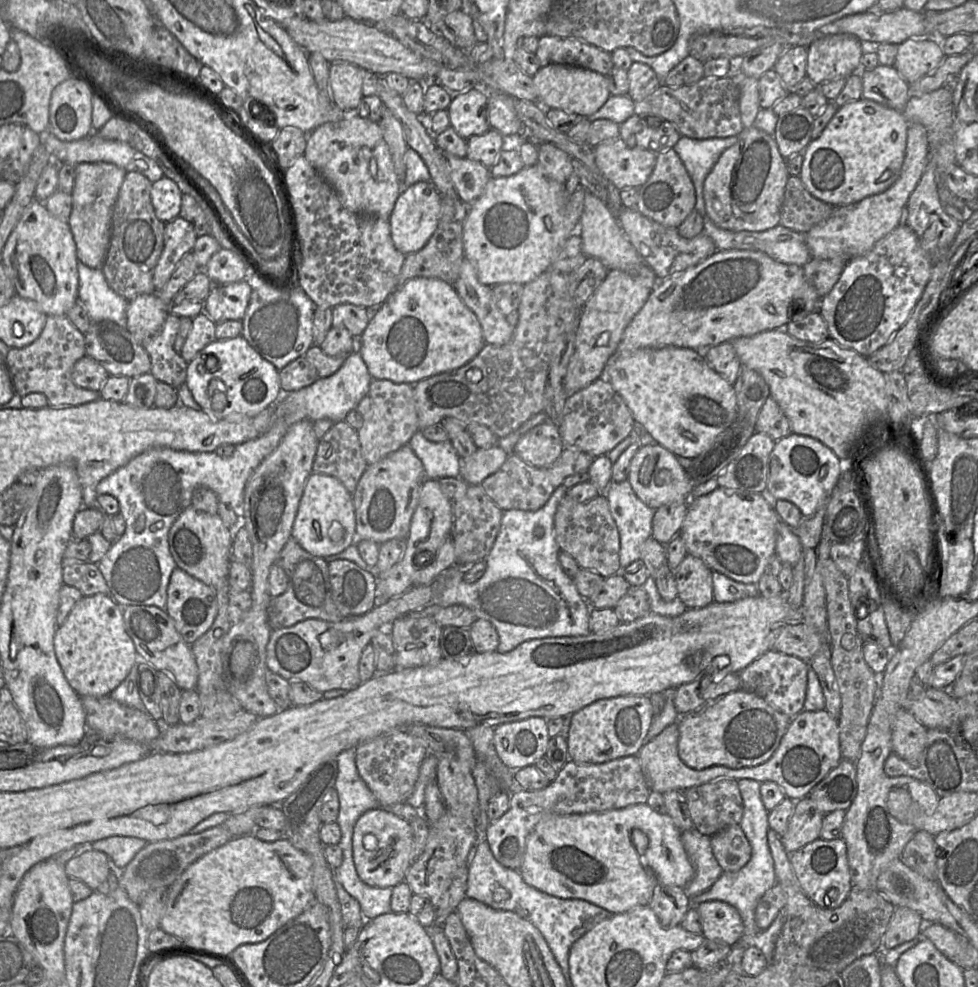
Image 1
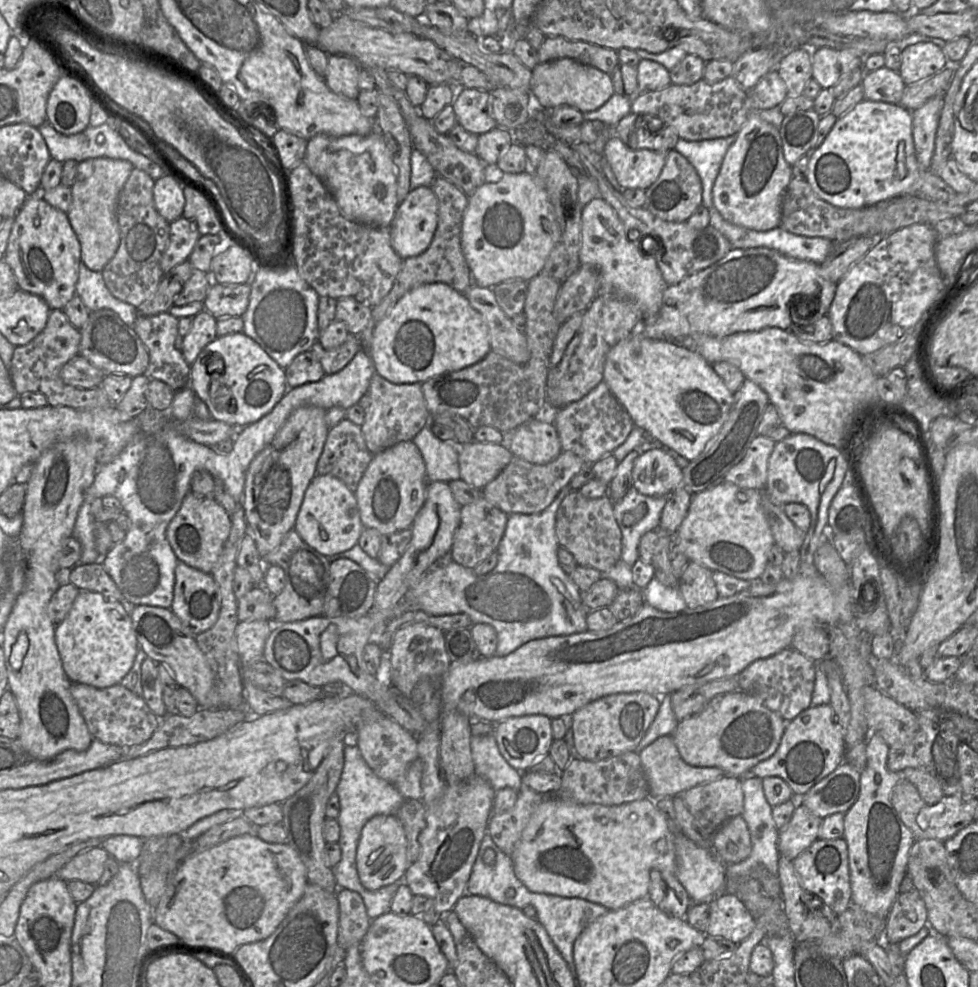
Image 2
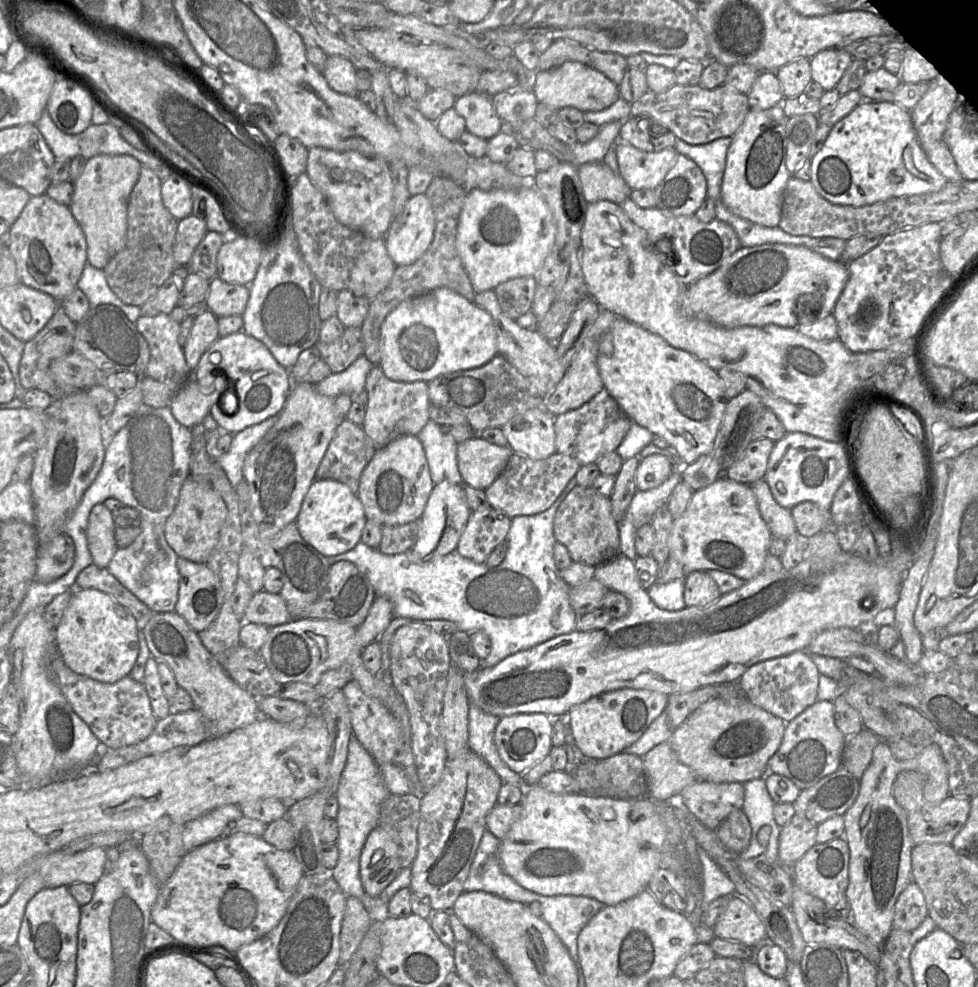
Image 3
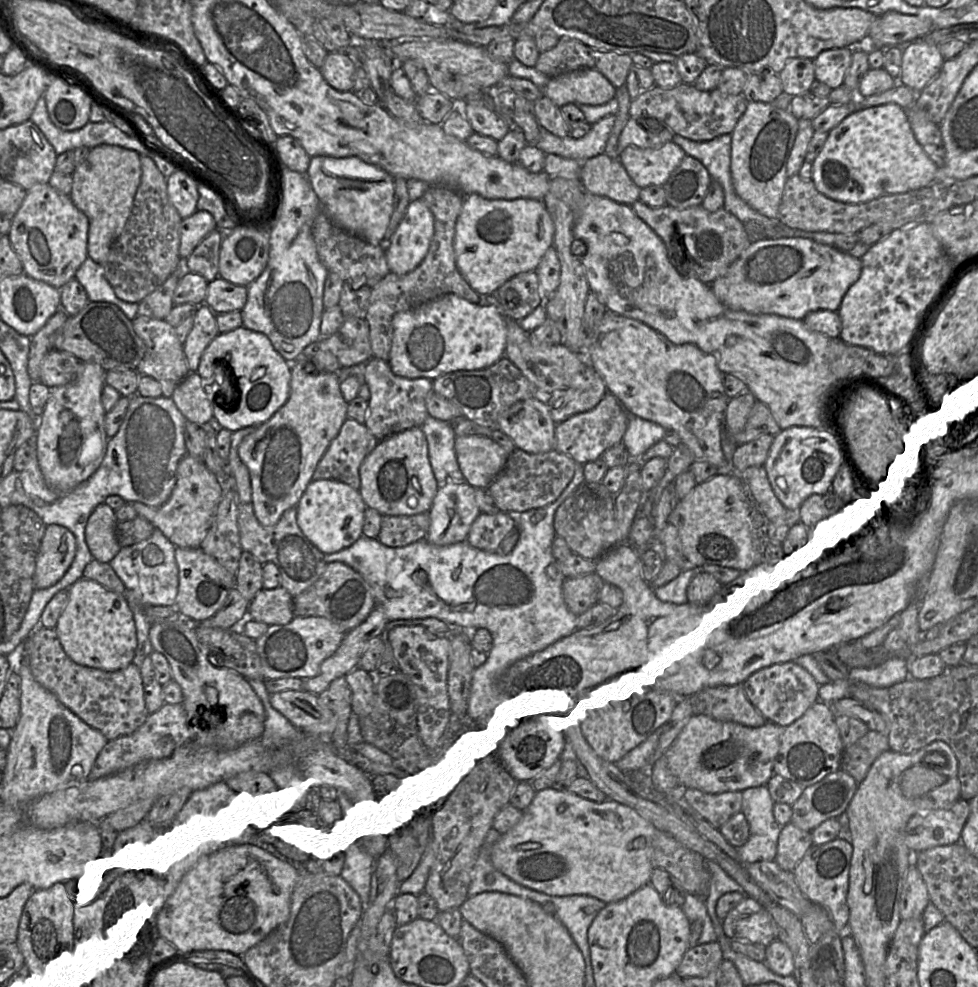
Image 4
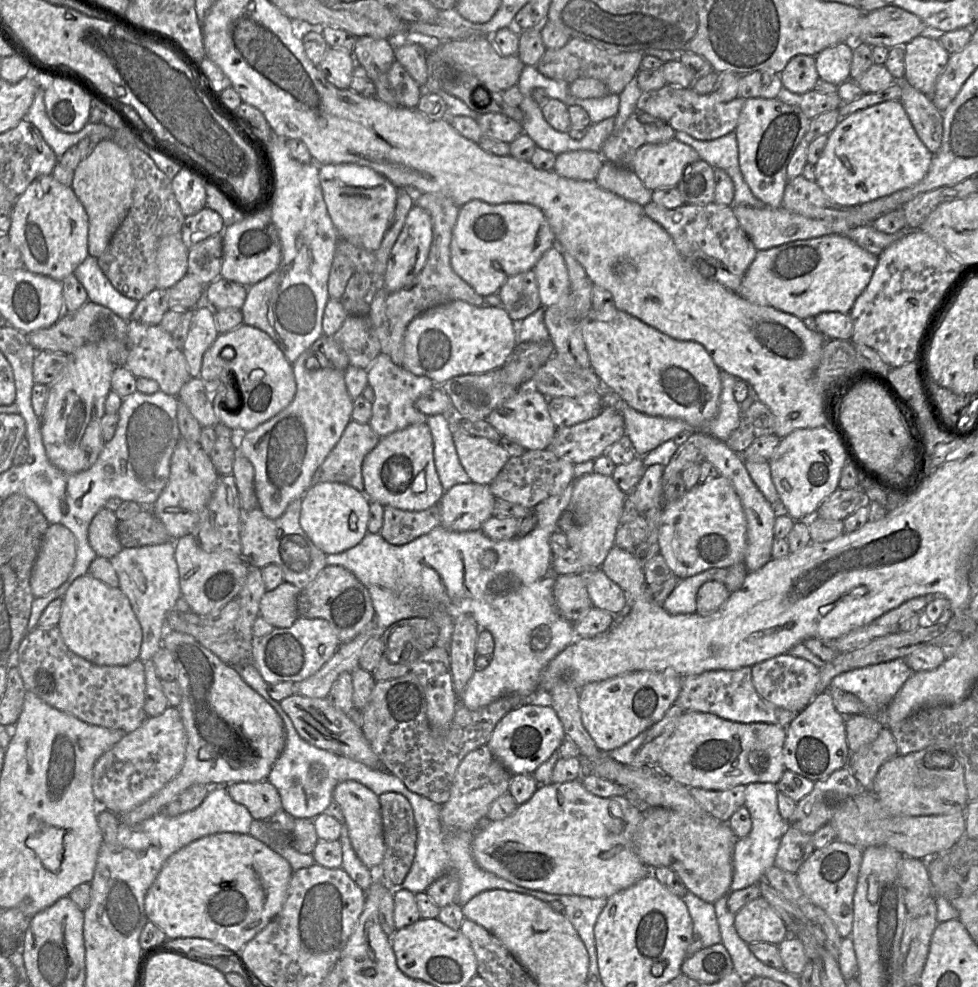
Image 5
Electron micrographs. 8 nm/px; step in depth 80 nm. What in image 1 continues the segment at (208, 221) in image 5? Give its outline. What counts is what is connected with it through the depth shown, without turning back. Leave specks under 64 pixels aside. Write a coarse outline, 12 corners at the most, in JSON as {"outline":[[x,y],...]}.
{"outline":[[179,216],[165,224],[163,250],[153,273],[165,286],[196,239]]}

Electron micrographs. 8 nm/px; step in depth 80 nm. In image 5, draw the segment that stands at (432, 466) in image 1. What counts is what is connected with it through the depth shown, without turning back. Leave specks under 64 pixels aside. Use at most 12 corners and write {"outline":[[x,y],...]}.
{"outline":[[444,414],[428,416],[444,491],[471,482]]}

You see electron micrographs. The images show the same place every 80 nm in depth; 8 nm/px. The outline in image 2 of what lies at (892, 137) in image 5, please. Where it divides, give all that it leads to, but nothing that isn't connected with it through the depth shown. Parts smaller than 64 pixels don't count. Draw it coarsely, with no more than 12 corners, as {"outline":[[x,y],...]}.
{"outline":[[863,100],[809,154],[822,200],[956,191],[918,164],[913,117]]}

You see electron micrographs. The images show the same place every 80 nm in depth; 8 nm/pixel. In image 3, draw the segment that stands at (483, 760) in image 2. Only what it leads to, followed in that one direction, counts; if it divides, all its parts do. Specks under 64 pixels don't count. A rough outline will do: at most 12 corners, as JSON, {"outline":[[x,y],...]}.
{"outline":[[469,707],[468,748],[503,784],[523,786],[523,774],[500,758],[494,733],[500,718]]}

